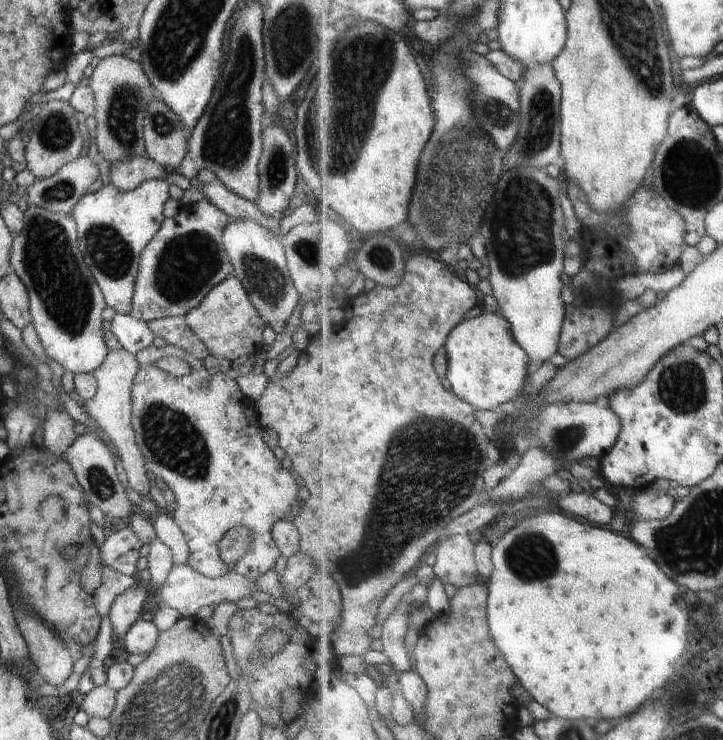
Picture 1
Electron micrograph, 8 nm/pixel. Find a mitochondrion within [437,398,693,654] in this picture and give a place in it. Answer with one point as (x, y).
(532, 557)

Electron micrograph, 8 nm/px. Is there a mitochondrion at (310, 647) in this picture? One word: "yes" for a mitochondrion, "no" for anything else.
no

